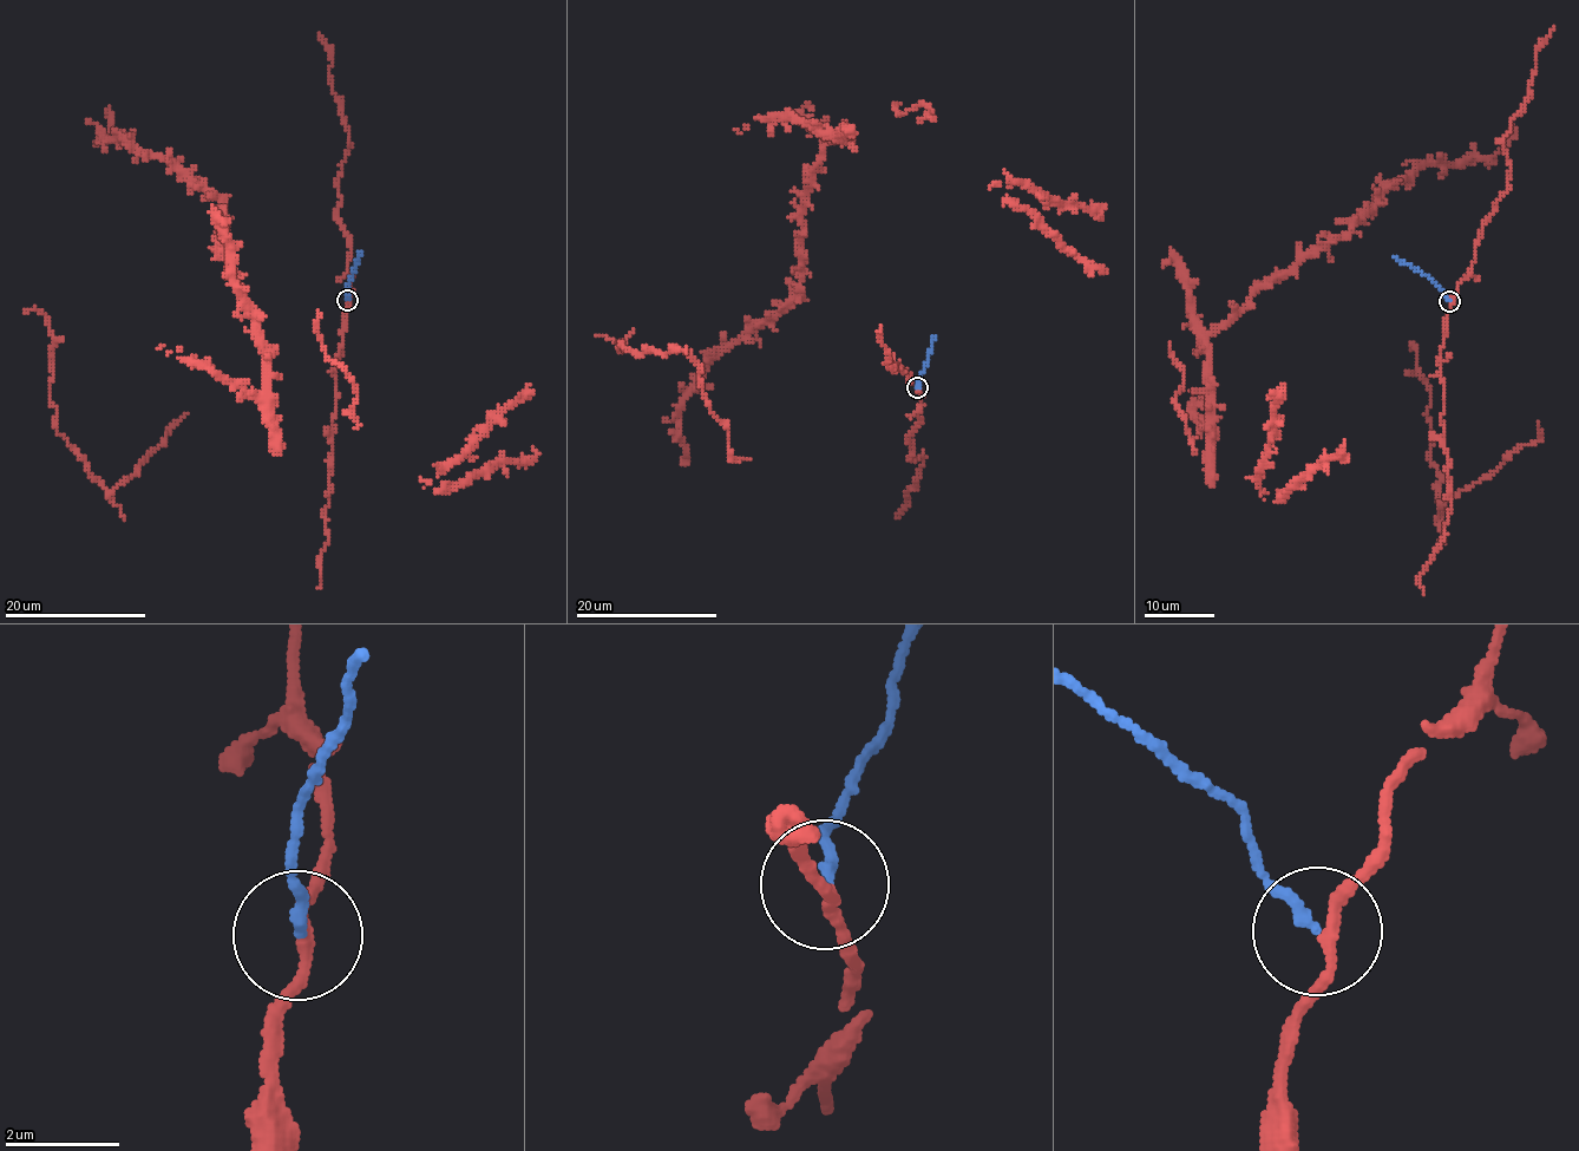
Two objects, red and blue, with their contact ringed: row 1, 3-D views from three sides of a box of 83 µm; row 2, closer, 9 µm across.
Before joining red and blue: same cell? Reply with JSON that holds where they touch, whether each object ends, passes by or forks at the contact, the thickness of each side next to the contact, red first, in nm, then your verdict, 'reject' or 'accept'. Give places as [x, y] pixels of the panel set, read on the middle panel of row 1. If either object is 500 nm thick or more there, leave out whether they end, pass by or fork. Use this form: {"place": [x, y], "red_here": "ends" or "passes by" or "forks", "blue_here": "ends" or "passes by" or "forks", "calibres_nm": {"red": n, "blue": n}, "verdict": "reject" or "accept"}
{"place": [917, 387], "red_here": "passes by", "blue_here": "ends", "calibres_nm": {"red": 190, "blue": 190}, "verdict": "reject"}

